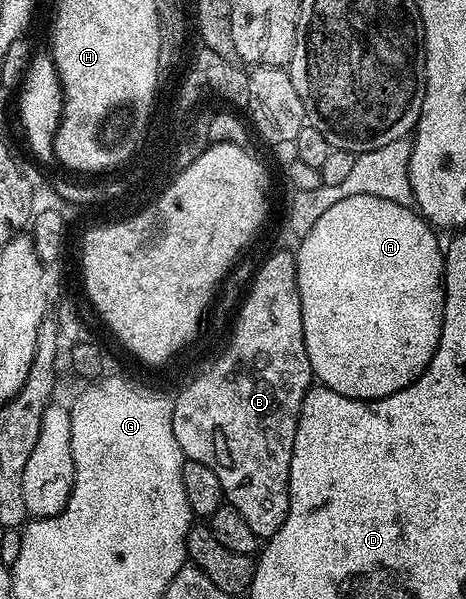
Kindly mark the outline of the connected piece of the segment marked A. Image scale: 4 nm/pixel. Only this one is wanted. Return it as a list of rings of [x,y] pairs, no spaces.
[[[353,194],[353,198],[341,198],[334,206],[329,206],[321,218],[313,225],[313,230],[298,241],[299,252],[294,253],[297,270],[297,286],[301,298],[301,322],[305,334],[305,350],[309,354],[311,371],[314,379],[322,387],[333,390],[337,394],[345,394],[354,400],[380,400],[386,396],[405,390],[416,378],[427,370],[429,362],[439,345],[443,329],[443,262],[445,259],[441,240],[435,237],[436,229],[414,207],[406,208],[397,202],[389,202],[385,198],[377,198],[373,194]]]

